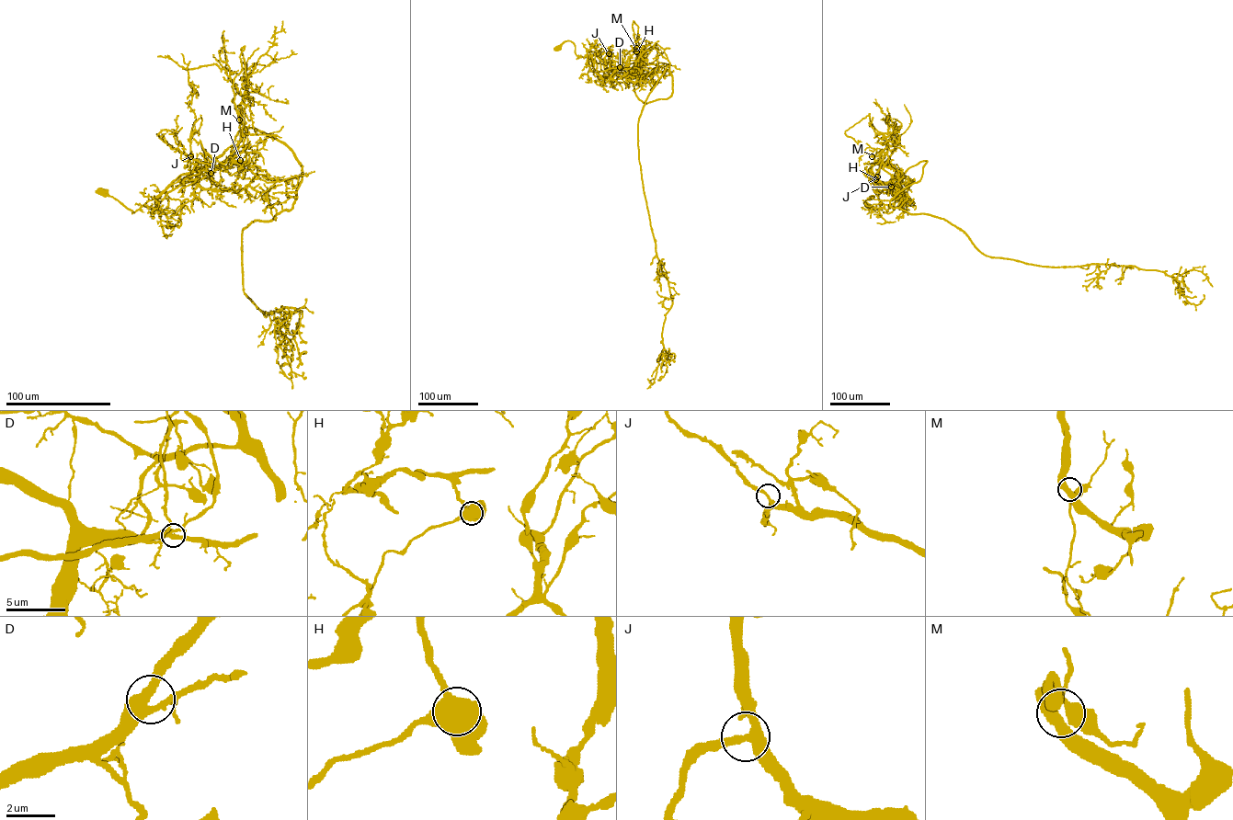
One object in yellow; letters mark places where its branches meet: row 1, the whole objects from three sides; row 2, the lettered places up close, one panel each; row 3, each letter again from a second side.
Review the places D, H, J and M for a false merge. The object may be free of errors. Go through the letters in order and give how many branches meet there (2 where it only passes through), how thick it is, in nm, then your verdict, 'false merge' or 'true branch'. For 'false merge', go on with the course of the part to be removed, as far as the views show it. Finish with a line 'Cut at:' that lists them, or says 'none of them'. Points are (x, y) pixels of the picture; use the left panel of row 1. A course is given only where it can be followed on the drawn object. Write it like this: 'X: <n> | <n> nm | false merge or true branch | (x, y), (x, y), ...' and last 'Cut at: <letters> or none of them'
D: 3 | 400 nm | true branch
H: 3 | 800 nm | false merge | (240, 160), (247, 138), (239, 117), (240, 141), (229, 158), (217, 166), (192, 158), (196, 119), (188, 103)
J: 3 | 280 nm | true branch
M: 3 | 400 nm | true branch
Cut at: H

